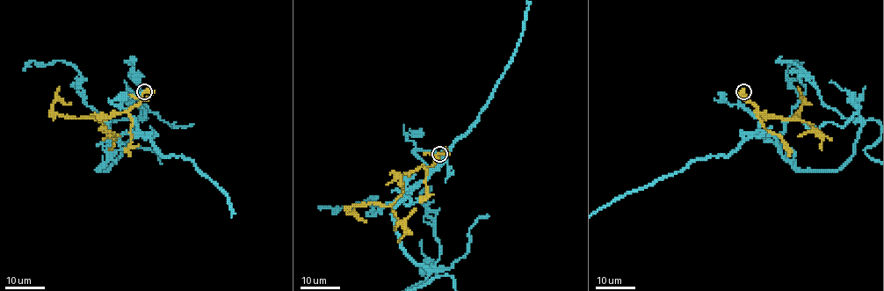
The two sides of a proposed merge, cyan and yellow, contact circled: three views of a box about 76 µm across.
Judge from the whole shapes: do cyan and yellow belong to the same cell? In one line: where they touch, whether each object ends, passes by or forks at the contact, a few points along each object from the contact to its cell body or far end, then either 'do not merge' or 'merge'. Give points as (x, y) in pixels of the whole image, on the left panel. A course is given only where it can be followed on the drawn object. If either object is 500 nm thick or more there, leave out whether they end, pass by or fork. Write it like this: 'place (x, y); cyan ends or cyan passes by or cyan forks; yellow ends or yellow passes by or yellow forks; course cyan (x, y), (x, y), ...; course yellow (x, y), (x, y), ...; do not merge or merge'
place (144, 91); cyan ends; yellow passes by; course yellow (143, 91), (137, 105), (97, 120), (93, 117), (73, 118), (55, 113), (51, 109), (57, 98), (71, 105); do not merge

